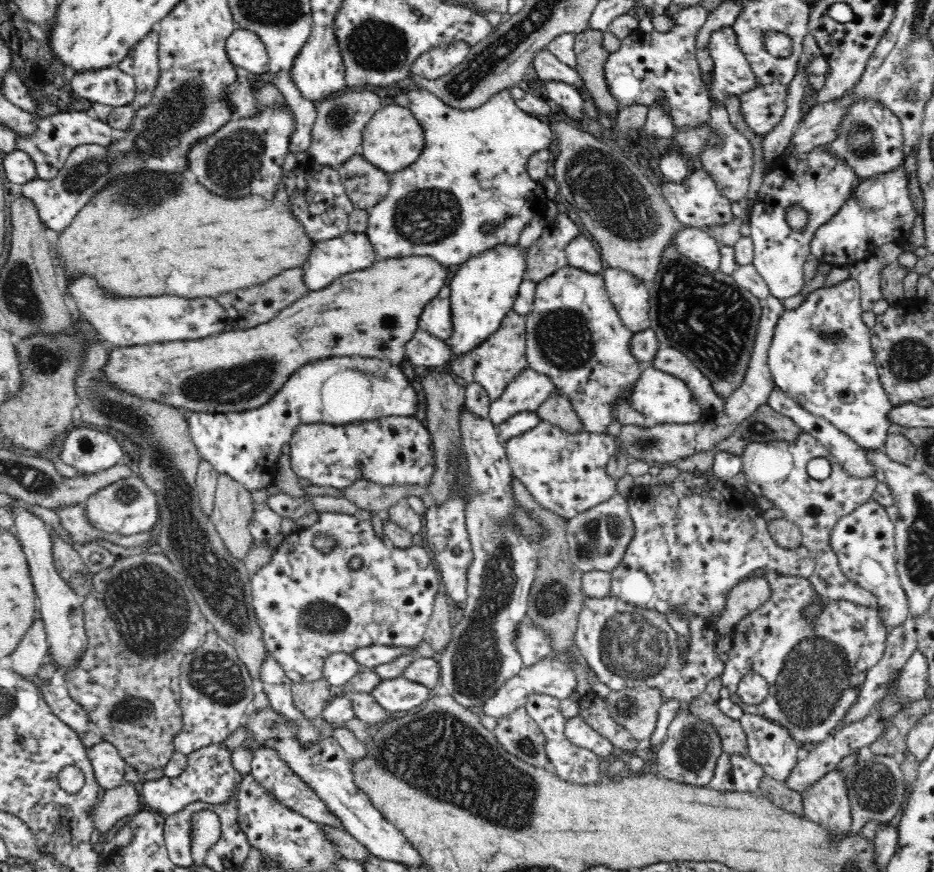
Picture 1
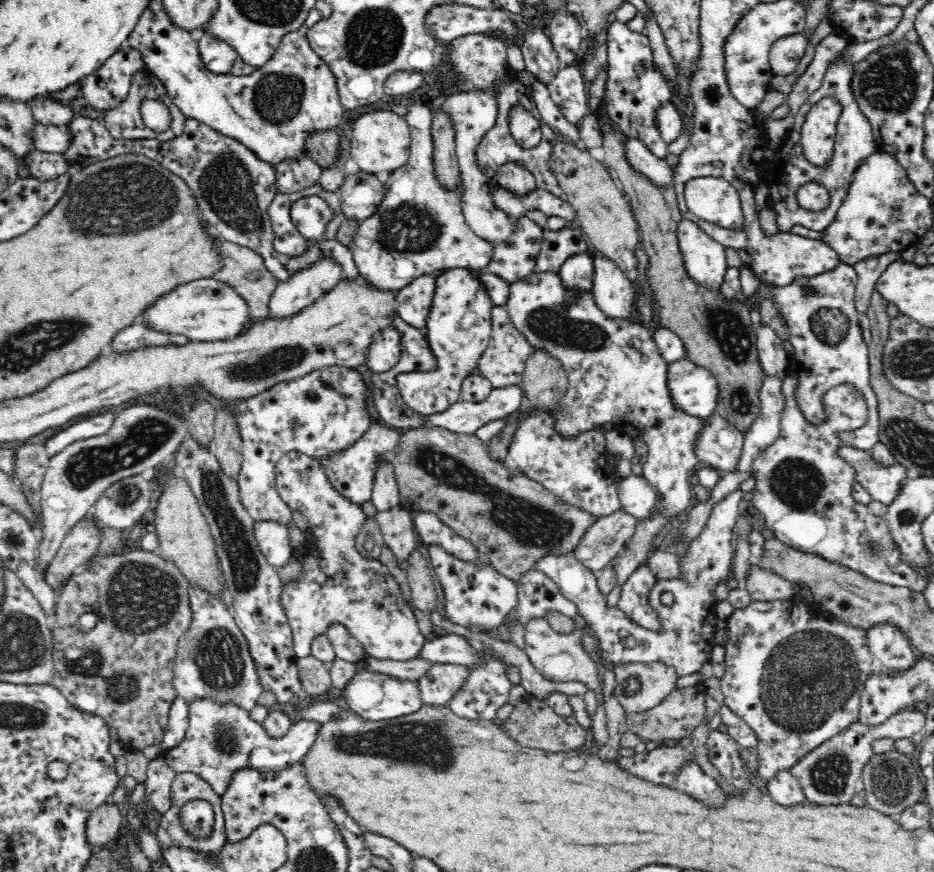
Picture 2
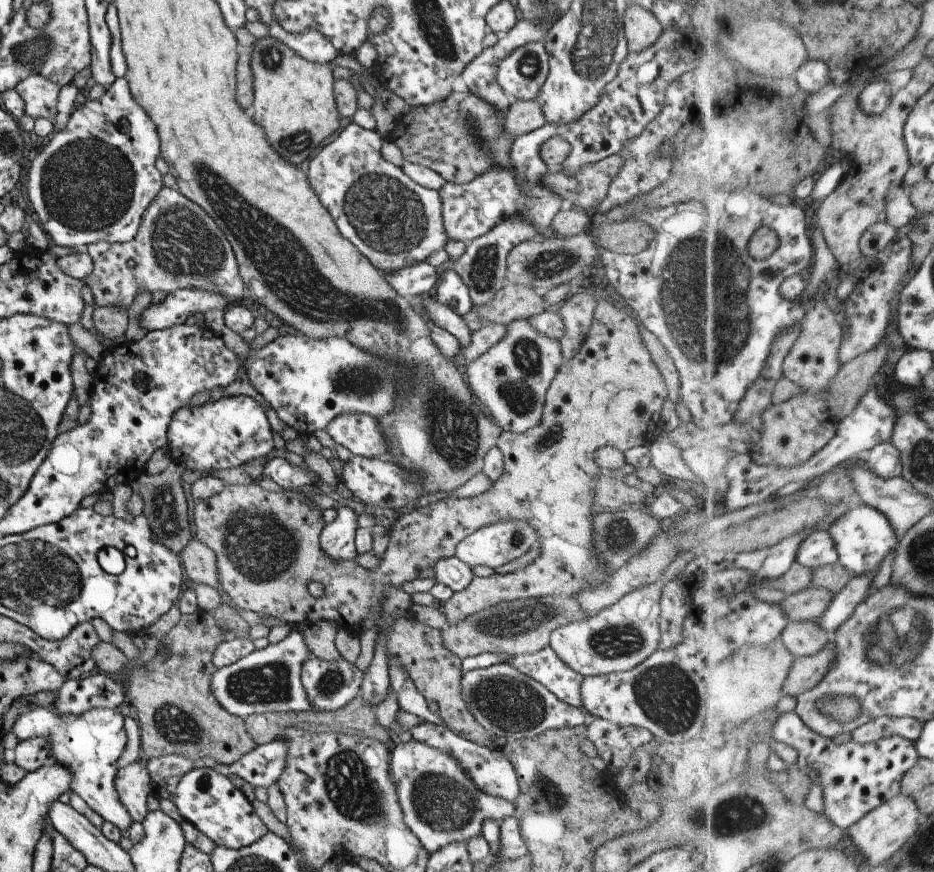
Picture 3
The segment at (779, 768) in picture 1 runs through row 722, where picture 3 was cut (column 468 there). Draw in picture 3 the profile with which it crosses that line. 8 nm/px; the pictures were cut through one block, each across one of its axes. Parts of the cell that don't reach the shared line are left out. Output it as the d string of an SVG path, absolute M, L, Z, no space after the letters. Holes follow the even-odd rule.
M426 721L412 726L408 731L412 740L427 744L431 748L437 748L441 752L445 750L449 756L453 754L453 758L457 760L459 768L467 772L467 776L473 780L473 784L484 794L489 794L490 796L495 796L511 803L517 800L520 792L519 780L517 780L516 773L513 772L509 760L507 760L506 756L499 749L475 744L475 742L458 737L457 734L451 733L442 726L435 726Z

